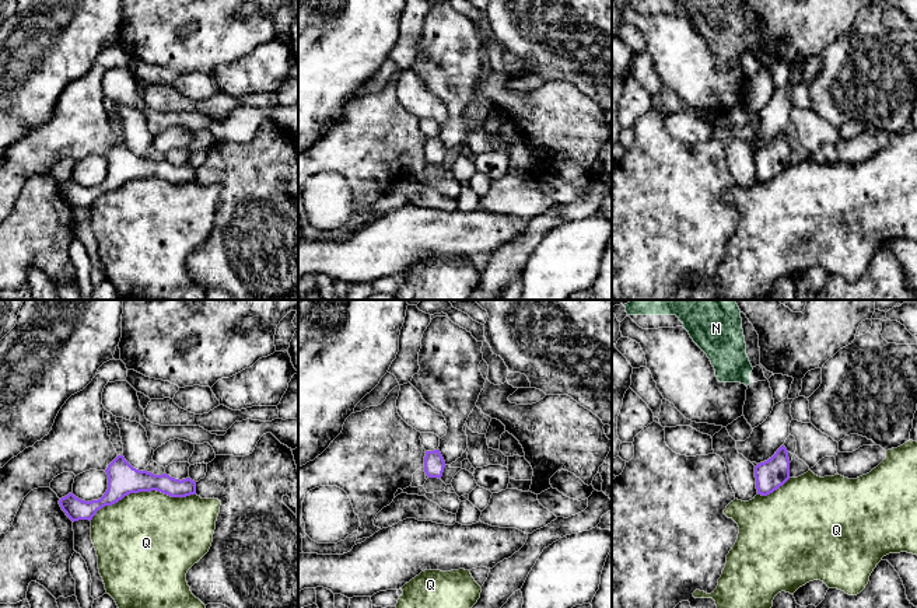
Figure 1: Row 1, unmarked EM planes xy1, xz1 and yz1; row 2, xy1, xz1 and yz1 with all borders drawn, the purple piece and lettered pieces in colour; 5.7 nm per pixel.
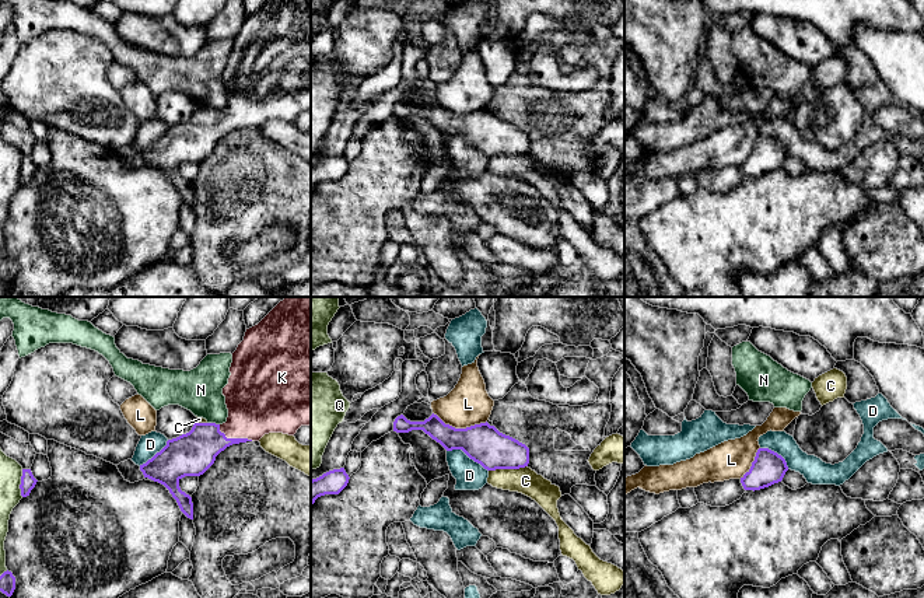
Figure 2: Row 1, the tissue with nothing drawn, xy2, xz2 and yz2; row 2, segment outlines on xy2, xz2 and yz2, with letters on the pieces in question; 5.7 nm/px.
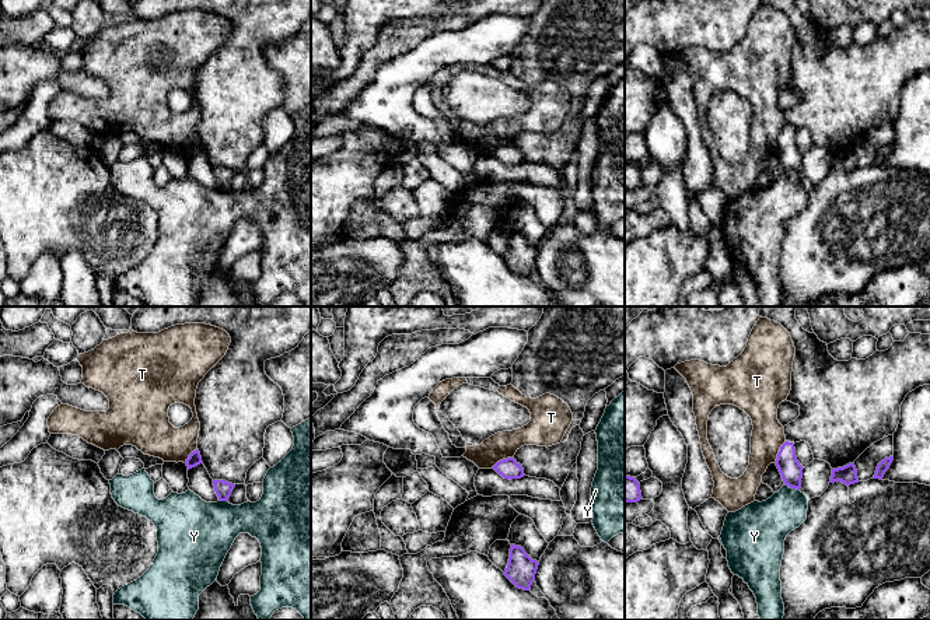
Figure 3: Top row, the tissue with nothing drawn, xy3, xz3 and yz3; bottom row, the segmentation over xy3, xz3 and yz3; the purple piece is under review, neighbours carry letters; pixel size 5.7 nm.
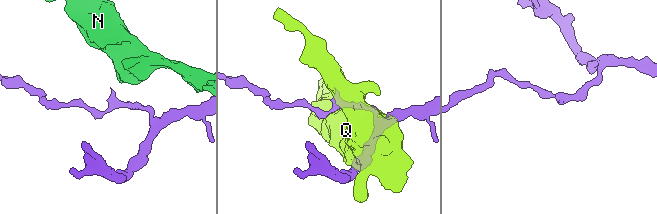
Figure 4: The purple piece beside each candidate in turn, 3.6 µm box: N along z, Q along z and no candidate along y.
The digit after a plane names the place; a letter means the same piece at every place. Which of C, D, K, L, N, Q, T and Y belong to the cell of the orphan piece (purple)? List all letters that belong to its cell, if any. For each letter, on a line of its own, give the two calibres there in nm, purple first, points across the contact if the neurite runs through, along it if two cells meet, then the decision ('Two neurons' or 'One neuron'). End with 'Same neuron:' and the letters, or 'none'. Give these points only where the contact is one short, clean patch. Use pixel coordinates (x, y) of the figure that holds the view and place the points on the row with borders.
C: Thickness 220 nm (purple) against 150 nm. Boundary: xz2 (527, 465), (489, 471). Two neurons
D: Thickness 220 nm (purple) against 170 nm. Boundary: xz2 (447, 450), (462, 450), (487, 471). Two neurons
K: Thickness 240 nm (purple) against 360 nm. Path across: xy2 (193, 453), (209, 439), (234, 439), (258, 402). One neuron
L: Thickness 220 nm (purple) against 240 nm. Boundary: xz2 (433, 412), (455, 427), (469, 427), (486, 422). Two neurons
N: Thickness 240 nm (purple) against 260 nm. Boundary: xy2 (207, 422), (219, 425). Two neurons
Q: Thickness 180 nm (purple) against 480 nm. Two neurons
T: Thickness 120 nm (purple) against 160 nm. Boundary: xz3 (513, 456), (500, 459), (492, 468). Two neurons
Y: Thickness 130 nm (purple) against 260 nm. Two neurons
Same neuron: K

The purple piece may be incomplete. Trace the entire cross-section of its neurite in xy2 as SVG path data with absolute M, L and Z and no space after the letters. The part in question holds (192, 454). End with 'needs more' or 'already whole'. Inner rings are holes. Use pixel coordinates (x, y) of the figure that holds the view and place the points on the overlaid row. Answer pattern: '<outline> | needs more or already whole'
M286 297L258 325L246 329L244 340L232 353L230 373L228 384L223 388L228 409L227 422L223 424L197 422L189 433L168 440L160 452L140 465L144 478L164 485L190 520L193 503L179 487L182 478L203 475L214 464L216 457L232 444L259 441L269 433L294 436L301 426L311 426L311 297Z | needs more

